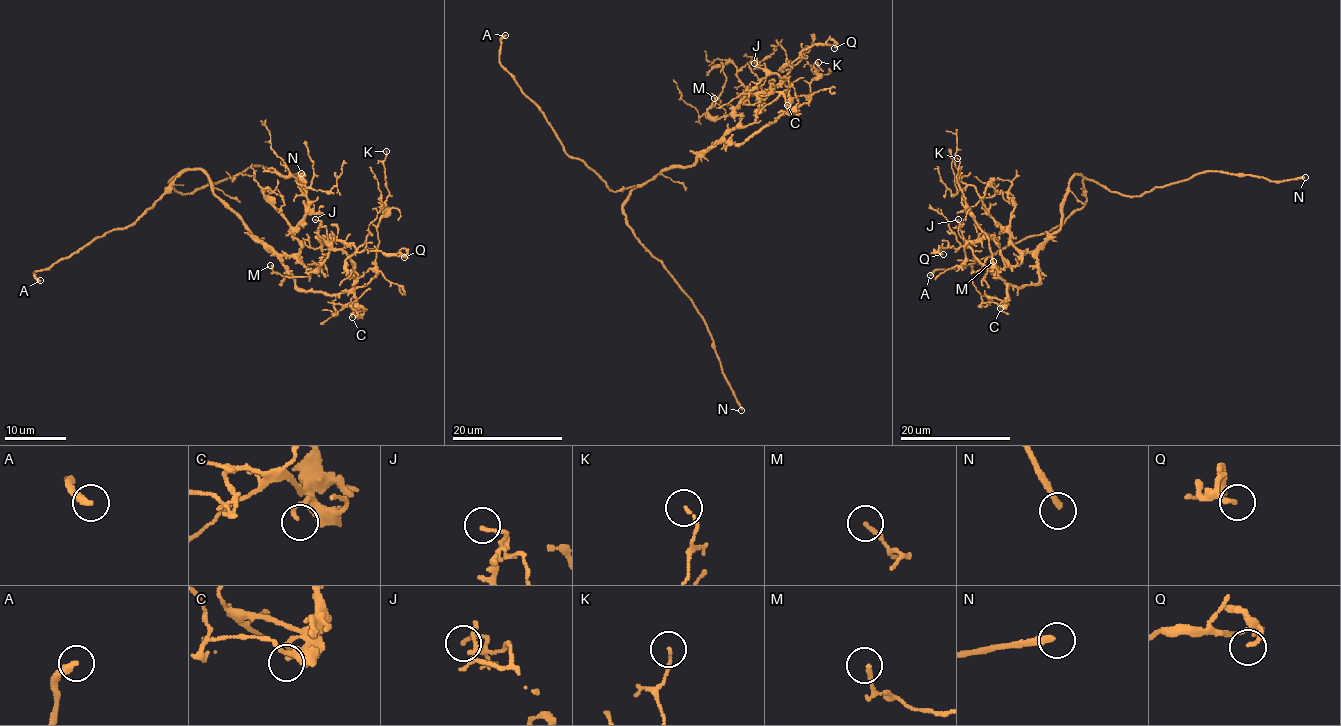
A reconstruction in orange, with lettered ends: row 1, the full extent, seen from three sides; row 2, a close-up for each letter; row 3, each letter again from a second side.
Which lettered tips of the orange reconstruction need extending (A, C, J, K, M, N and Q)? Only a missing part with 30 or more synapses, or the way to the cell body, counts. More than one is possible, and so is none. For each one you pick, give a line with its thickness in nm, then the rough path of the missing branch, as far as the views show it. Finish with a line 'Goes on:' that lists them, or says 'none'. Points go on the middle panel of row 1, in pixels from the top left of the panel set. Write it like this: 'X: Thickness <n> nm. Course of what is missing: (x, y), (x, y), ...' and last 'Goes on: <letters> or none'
A: Thickness 280 nm
N: Thickness 240 nm
Goes on: A, N

